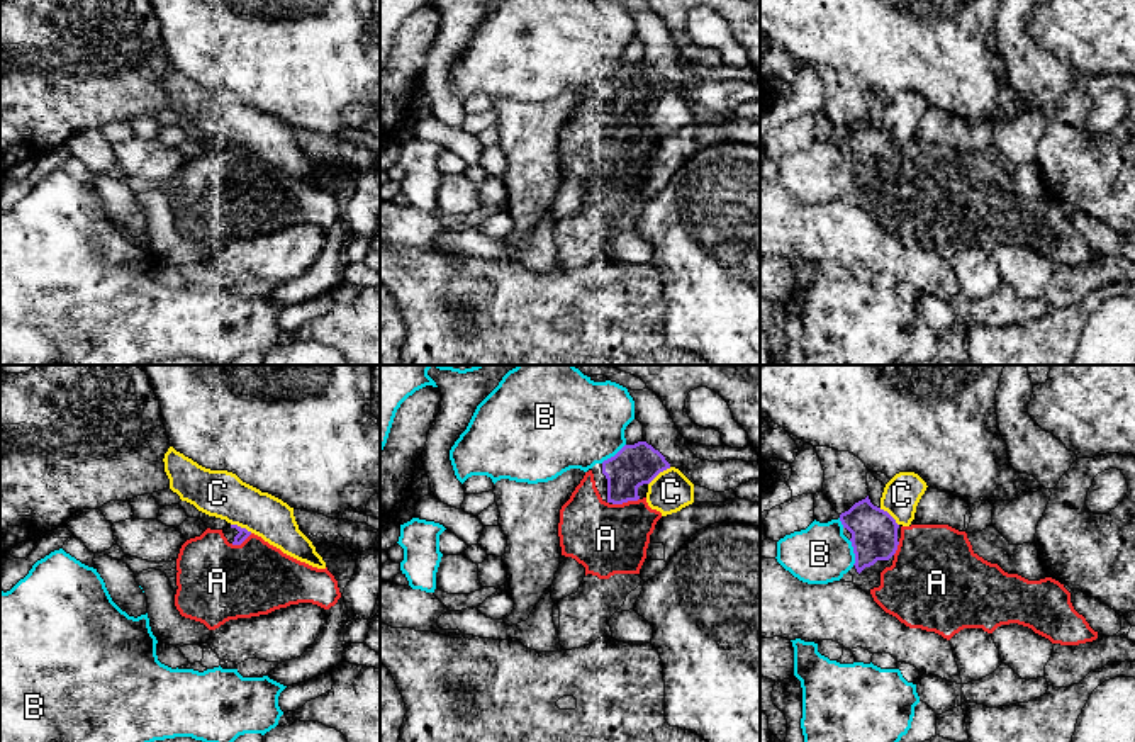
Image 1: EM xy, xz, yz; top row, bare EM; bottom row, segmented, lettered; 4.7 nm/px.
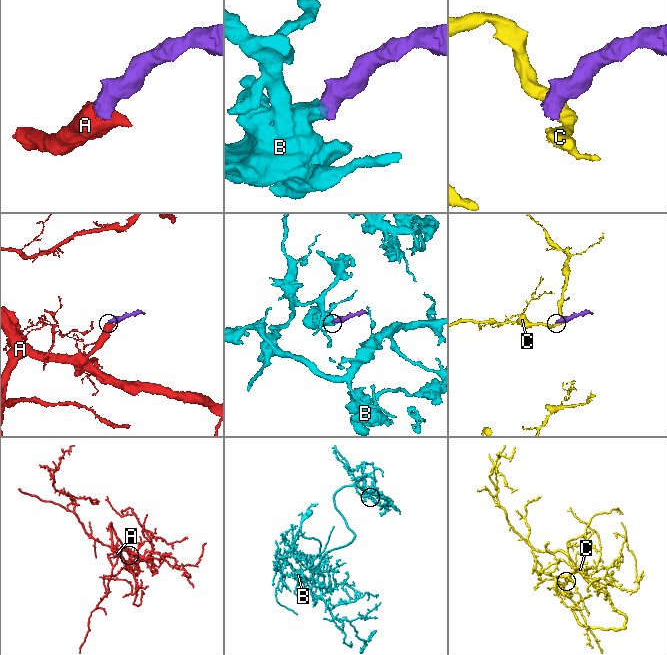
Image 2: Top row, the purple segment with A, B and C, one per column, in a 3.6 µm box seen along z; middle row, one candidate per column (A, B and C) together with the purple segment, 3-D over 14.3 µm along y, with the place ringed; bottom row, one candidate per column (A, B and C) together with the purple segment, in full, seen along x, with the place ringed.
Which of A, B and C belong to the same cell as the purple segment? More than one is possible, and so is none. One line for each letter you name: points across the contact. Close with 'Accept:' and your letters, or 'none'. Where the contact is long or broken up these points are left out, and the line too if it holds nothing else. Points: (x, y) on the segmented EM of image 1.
Accept: A

